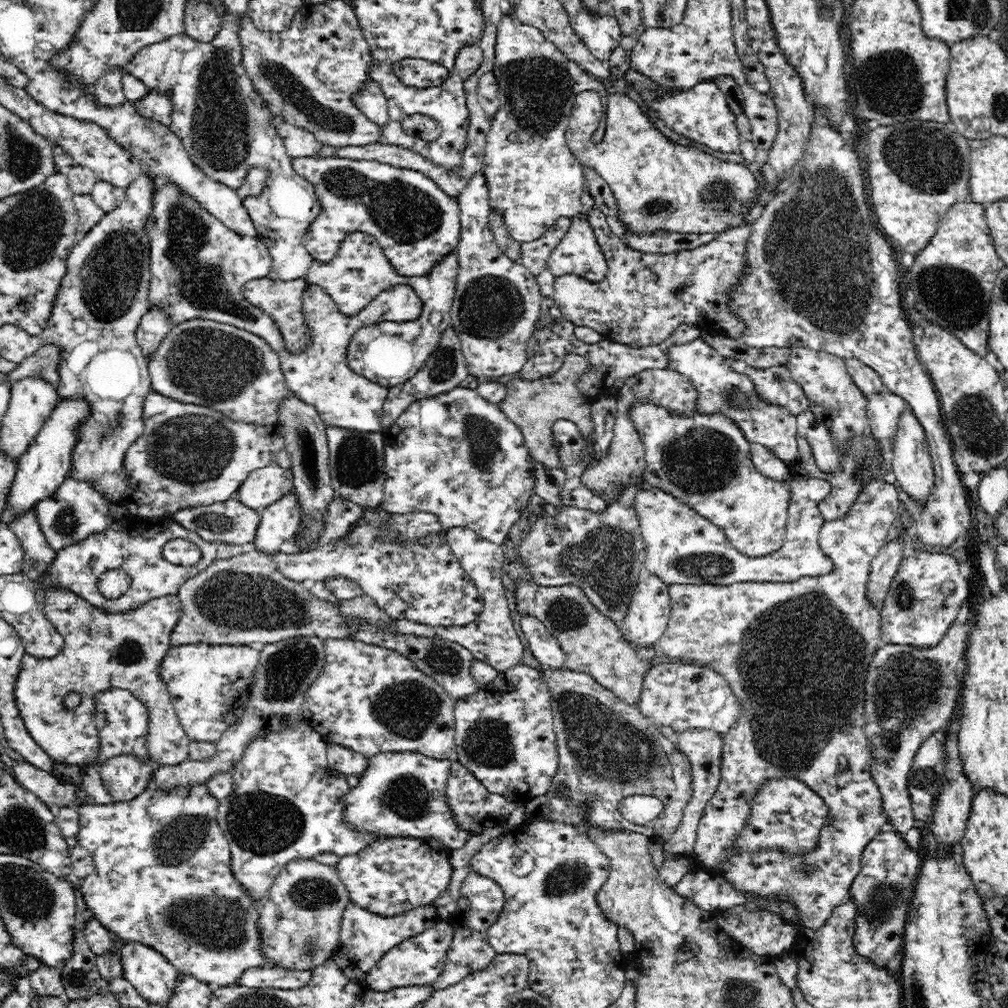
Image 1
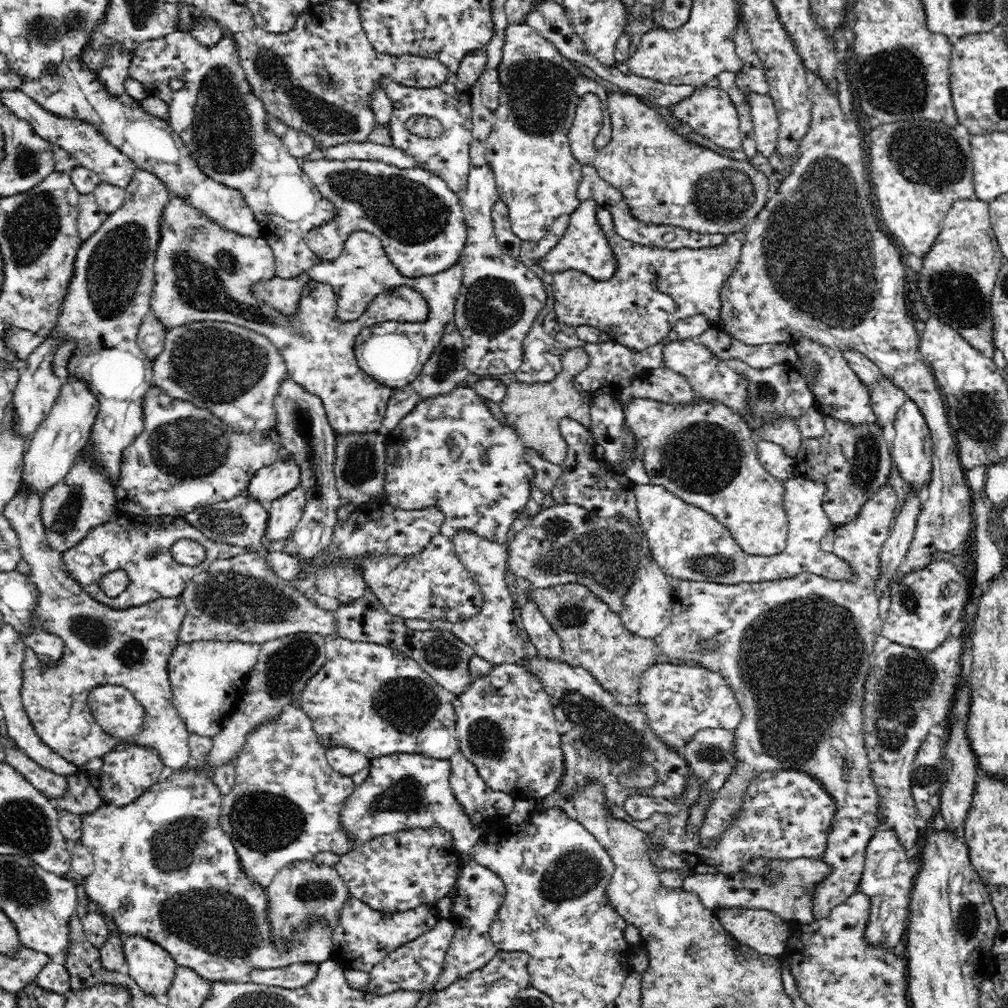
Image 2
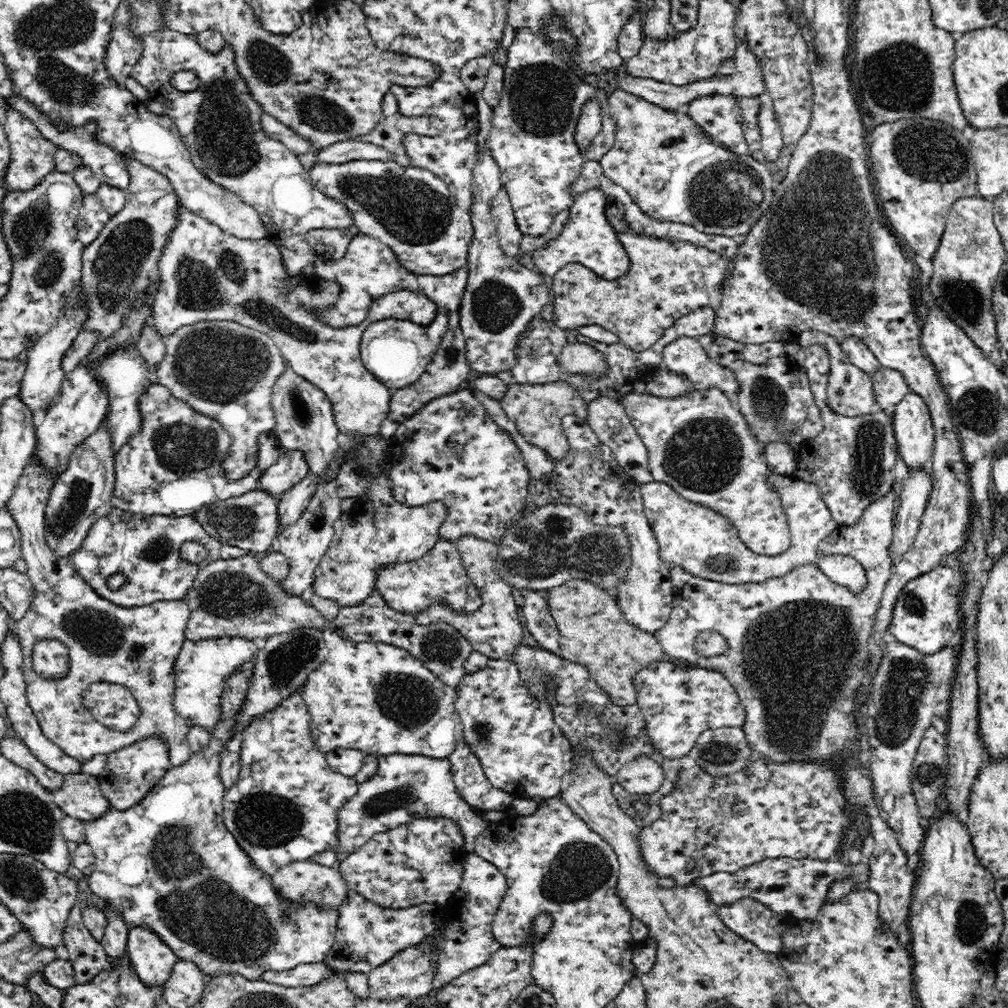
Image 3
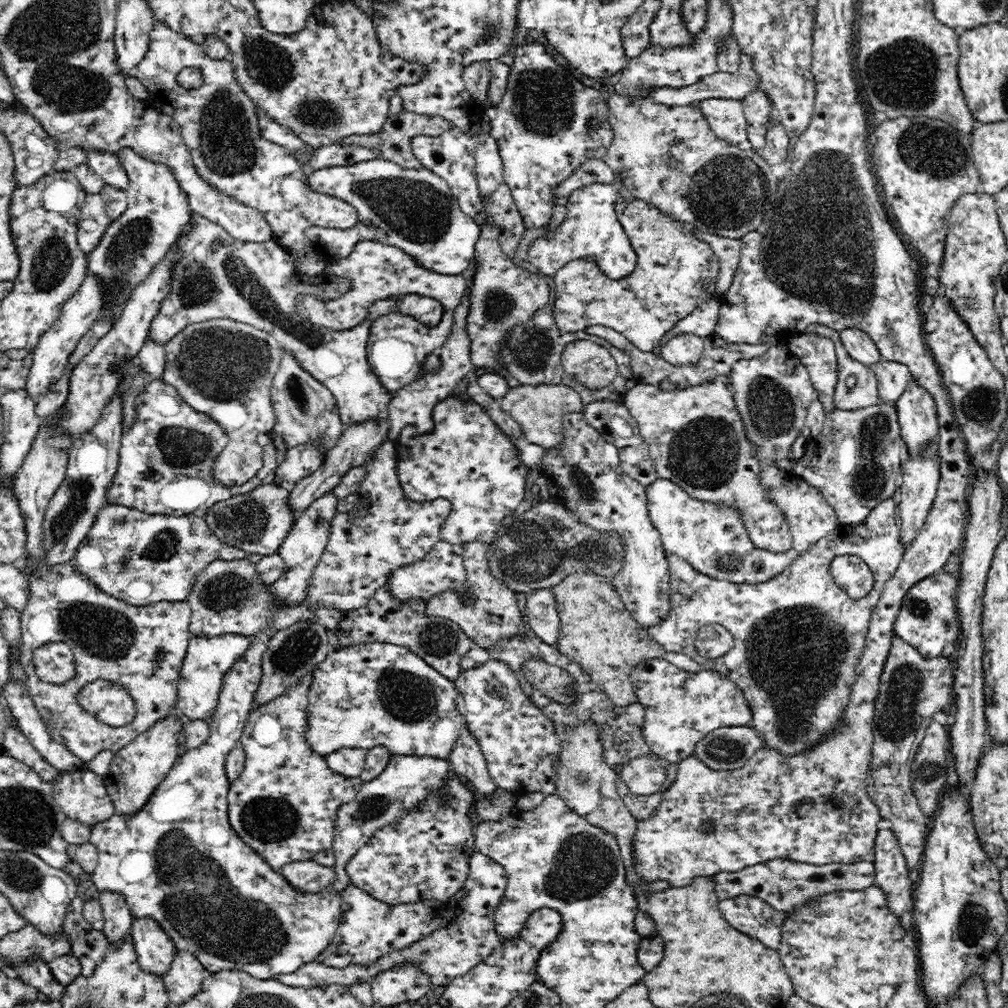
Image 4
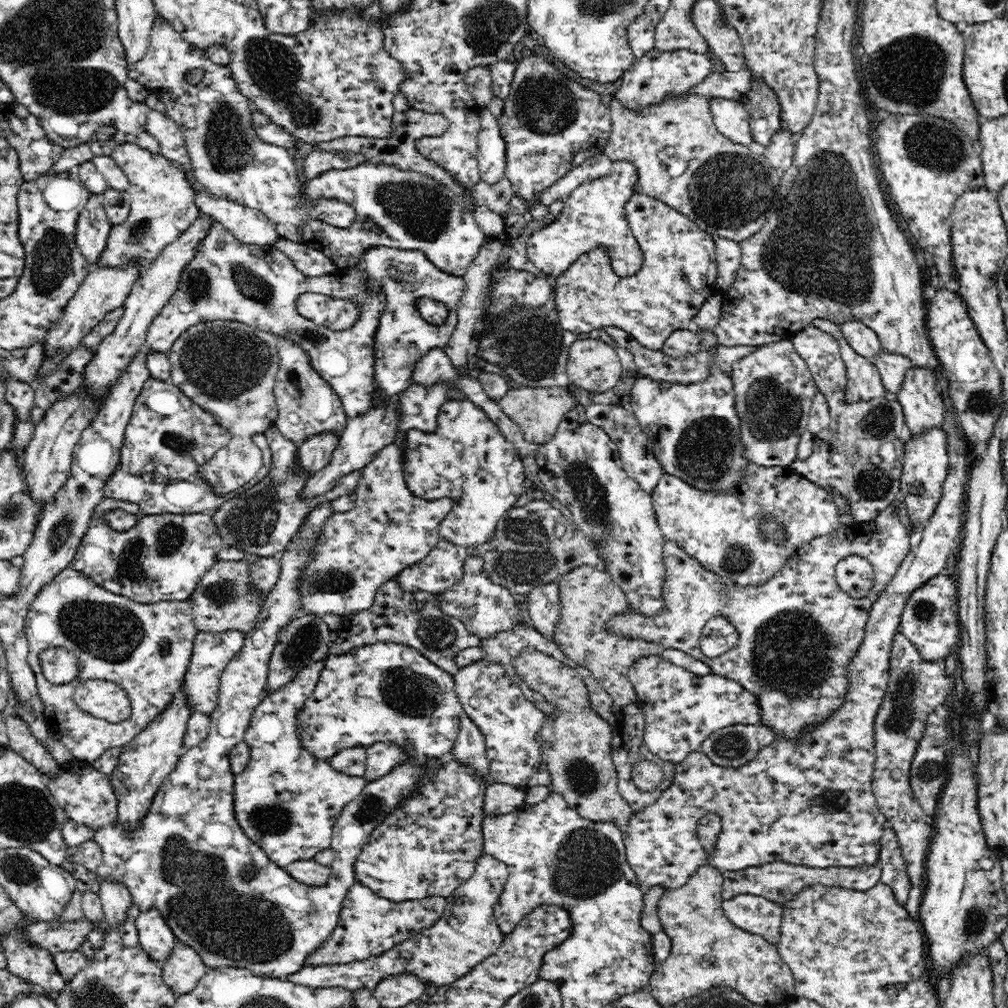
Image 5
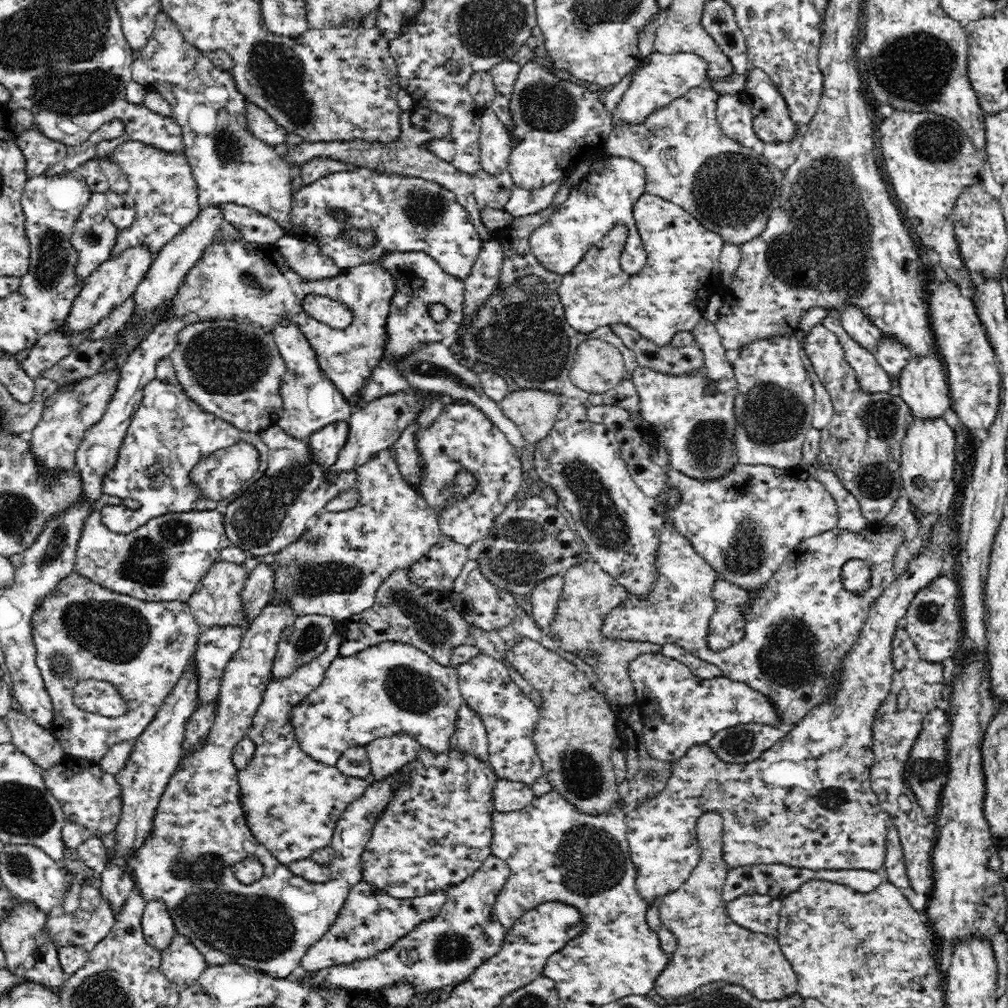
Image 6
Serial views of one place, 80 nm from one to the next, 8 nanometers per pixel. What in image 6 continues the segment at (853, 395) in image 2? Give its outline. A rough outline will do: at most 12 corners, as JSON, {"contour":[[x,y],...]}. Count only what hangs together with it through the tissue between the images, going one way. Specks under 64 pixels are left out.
{"contour":[[837,314],[822,322],[840,340],[864,390],[897,391],[872,348],[850,337]]}

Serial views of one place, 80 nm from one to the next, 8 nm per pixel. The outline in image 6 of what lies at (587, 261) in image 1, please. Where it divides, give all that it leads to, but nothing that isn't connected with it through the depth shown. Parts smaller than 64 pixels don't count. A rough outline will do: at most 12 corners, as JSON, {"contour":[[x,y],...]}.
{"contour":[[609,155],[583,176],[530,245],[570,273],[617,223],[622,270],[648,253],[634,206],[647,172]]}

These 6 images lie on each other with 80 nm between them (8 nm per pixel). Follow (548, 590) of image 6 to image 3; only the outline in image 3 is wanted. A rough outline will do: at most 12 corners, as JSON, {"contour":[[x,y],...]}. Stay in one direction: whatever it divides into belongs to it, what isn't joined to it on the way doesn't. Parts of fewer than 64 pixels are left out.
{"contour":[[528,591],[524,623],[558,653],[560,631],[546,591]]}

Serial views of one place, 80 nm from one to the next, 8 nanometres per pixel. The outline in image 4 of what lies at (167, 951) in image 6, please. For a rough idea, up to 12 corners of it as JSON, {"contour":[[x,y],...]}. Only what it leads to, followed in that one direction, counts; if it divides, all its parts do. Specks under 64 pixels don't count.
{"contour":[[178,950],[162,972],[172,1004],[194,996],[210,971]]}

